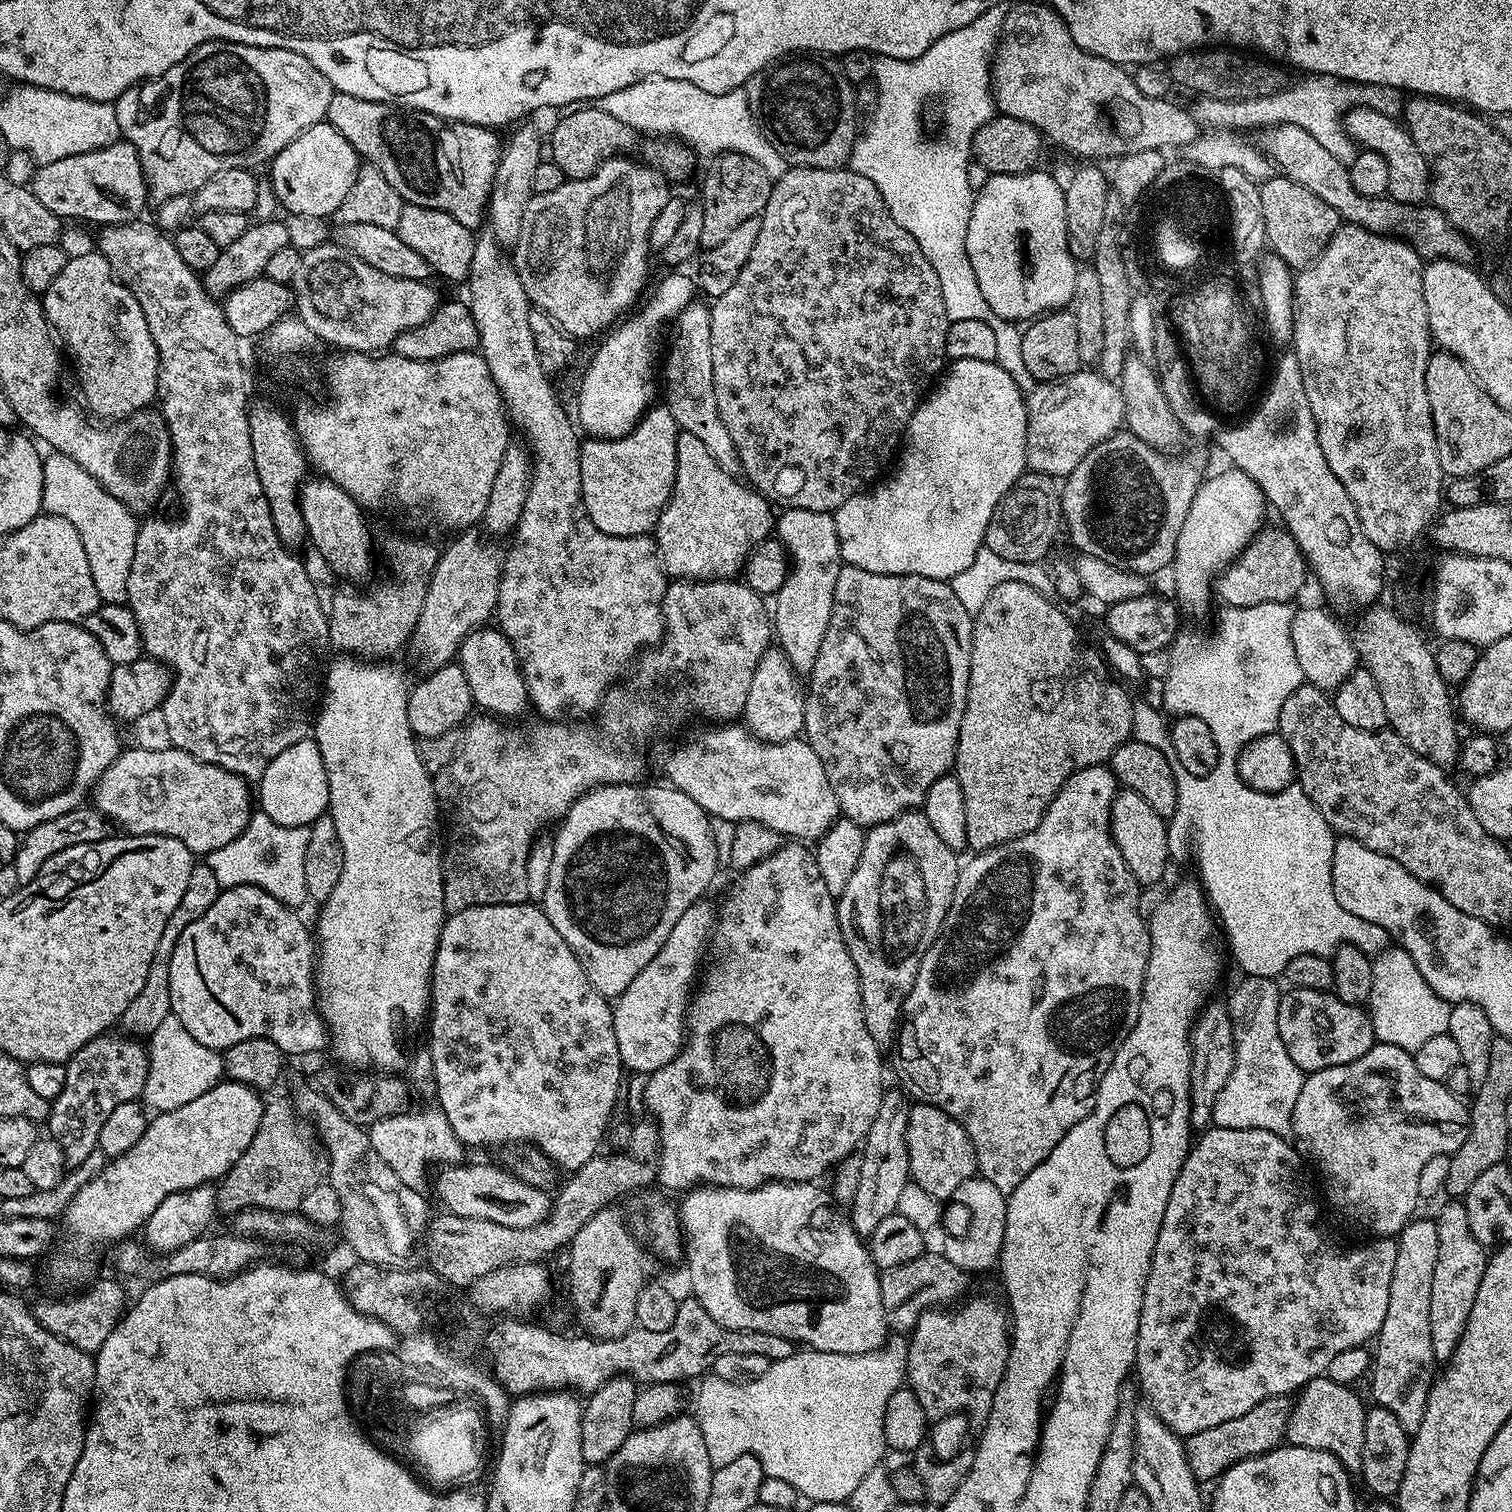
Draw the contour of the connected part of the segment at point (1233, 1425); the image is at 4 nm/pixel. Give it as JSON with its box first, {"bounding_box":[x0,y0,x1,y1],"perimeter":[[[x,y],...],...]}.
{"bounding_box":[1184,1395,1293,1481],"perimeter":[[[1291,1395],[1266,1398],[1266,1402],[1258,1402],[1258,1406],[1246,1410],[1246,1414],[1241,1414],[1238,1418],[1230,1418],[1230,1422],[1210,1426],[1210,1430],[1198,1430],[1198,1434],[1187,1437],[1184,1440],[1184,1454],[1197,1481],[1215,1481],[1232,1464],[1242,1462],[1246,1458],[1261,1456],[1281,1447],[1285,1443],[1284,1435],[1286,1426],[1290,1422],[1293,1403]]]}

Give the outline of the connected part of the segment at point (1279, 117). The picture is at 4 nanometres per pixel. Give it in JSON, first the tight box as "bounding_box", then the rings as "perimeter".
{"bounding_box":[1194,74,1402,162],"perimeter":[[[1308,74],[1303,78],[1305,80],[1300,80],[1297,84],[1289,83],[1280,92],[1270,94],[1268,97],[1234,101],[1197,99],[1196,108],[1194,107],[1197,125],[1204,127],[1205,124],[1208,128],[1257,128],[1257,130],[1263,130],[1273,128],[1275,124],[1293,124],[1310,134],[1314,134],[1316,141],[1321,146],[1326,146],[1326,150],[1330,150],[1330,154],[1334,154],[1334,158],[1348,162],[1354,155],[1354,141],[1348,135],[1342,121],[1351,108],[1373,108],[1386,116],[1399,117],[1401,115],[1402,99],[1400,100],[1400,96],[1402,97],[1402,92],[1399,88],[1387,88],[1384,84],[1354,84],[1351,80],[1337,80],[1335,76],[1319,74]]]}

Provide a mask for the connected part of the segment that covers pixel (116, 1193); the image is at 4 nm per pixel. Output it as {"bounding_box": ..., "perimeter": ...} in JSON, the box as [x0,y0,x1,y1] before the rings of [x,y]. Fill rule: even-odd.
{"bounding_box":[47,1079,266,1286],"perimeter":[[[225,1079],[204,1094],[199,1095],[194,1101],[178,1106],[177,1109],[172,1109],[169,1112],[161,1112],[153,1115],[151,1119],[147,1121],[145,1133],[142,1134],[138,1142],[134,1143],[134,1146],[132,1146],[130,1150],[126,1150],[126,1152],[120,1156],[111,1157],[111,1159],[107,1161],[108,1165],[106,1165],[97,1176],[90,1177],[89,1180],[73,1194],[72,1201],[69,1202],[68,1209],[64,1212],[64,1228],[62,1224],[63,1235],[65,1232],[65,1234],[69,1236],[69,1240],[65,1242],[64,1248],[57,1247],[55,1251],[47,1257],[47,1260],[49,1259],[48,1272],[52,1275],[53,1282],[56,1284],[80,1284],[76,1286],[87,1285],[89,1281],[97,1275],[97,1273],[95,1274],[96,1264],[92,1261],[92,1255],[95,1254],[96,1248],[102,1247],[107,1240],[112,1240],[111,1242],[123,1242],[129,1239],[133,1234],[139,1233],[141,1229],[143,1229],[144,1223],[150,1218],[150,1214],[154,1214],[154,1210],[158,1210],[158,1205],[166,1198],[170,1198],[170,1194],[178,1194],[182,1190],[190,1190],[191,1188],[197,1188],[203,1184],[215,1185],[217,1182],[223,1180],[224,1176],[234,1166],[234,1162],[238,1162],[238,1158],[242,1158],[242,1153],[246,1151],[246,1146],[250,1146],[250,1142],[254,1139],[254,1134],[258,1134],[258,1122],[262,1122],[262,1110],[266,1103],[265,1097],[262,1098],[260,1096],[263,1095],[255,1088],[251,1088],[245,1084],[239,1084],[236,1080]]]}

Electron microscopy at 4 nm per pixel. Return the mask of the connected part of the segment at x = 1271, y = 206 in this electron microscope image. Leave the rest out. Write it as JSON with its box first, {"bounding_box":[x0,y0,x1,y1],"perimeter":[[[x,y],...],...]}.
{"bounding_box":[1260,176,1342,270],"perimeter":[[[1269,176],[1260,184],[1260,198],[1271,255],[1282,258],[1282,262],[1286,262],[1293,270],[1313,264],[1330,238],[1342,227],[1341,218],[1333,208],[1326,206],[1326,202],[1318,198],[1318,194],[1310,194],[1306,186],[1298,186],[1298,182],[1294,182],[1289,176]]]}

